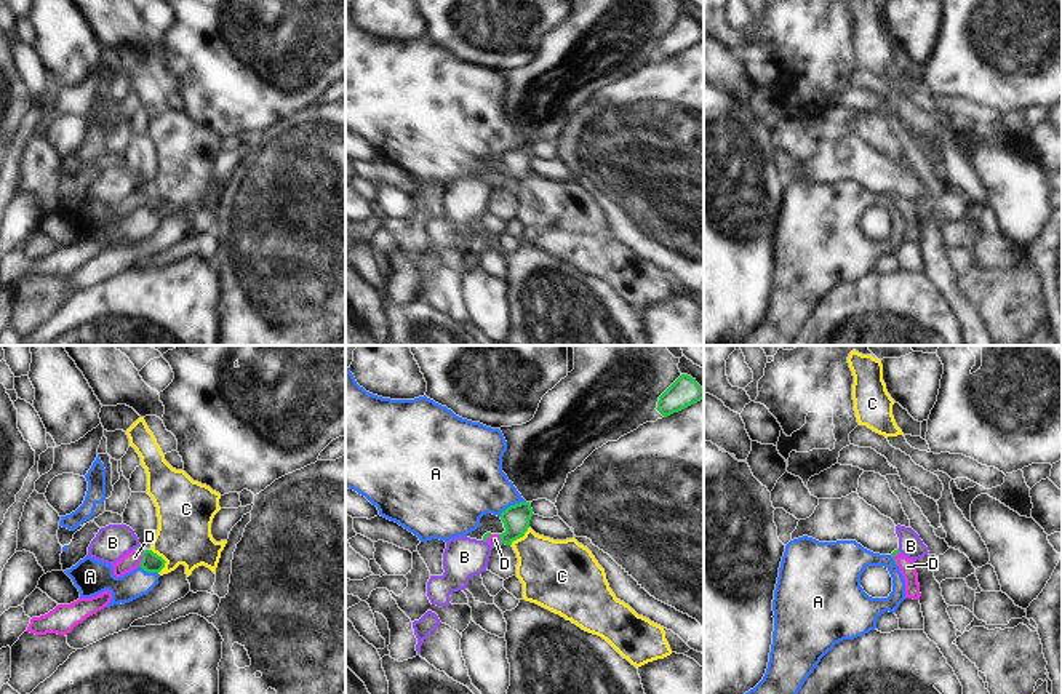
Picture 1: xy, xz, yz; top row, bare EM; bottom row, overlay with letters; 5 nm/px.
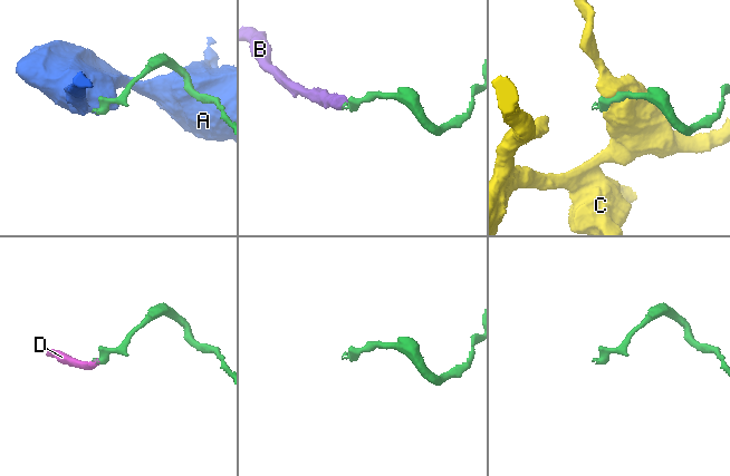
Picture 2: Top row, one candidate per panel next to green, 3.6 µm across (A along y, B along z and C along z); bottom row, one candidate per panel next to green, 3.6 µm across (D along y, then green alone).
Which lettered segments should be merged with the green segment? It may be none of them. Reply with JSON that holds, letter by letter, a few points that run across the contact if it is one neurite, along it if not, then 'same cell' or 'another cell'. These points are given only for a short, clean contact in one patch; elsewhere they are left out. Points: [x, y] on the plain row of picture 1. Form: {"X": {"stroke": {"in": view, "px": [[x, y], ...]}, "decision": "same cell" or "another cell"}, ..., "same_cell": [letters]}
{"A": {"stroke": {"in": "xz", "px": [[525, 143], [511, 146], [499, 157]]}, "decision": "another cell"}, "B": {"stroke": {"in": "xy", "px": [[139, 187], [133, 191]]}, "decision": "another cell"}, "C": {"stroke": {"in": "xy", "px": [[151, 191], [165, 203], [159, 215]]}, "decision": "another cell"}, "D": {"stroke": {"in": "xy", "px": [[151, 203], [143, 200], [131, 202]]}, "decision": "same cell"}, "same_cell": ["D"]}

